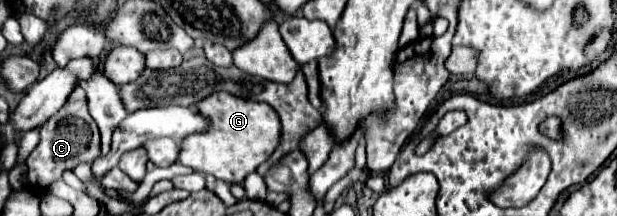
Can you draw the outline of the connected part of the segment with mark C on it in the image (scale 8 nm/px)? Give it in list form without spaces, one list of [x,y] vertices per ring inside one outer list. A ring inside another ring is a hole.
[[[77,87],[65,107],[57,111],[43,127],[41,127],[41,141],[27,157],[28,183],[31,192],[45,193],[53,181],[57,181],[65,169],[73,169],[79,161],[93,161],[101,155],[101,143],[99,143],[99,129],[93,117],[87,111],[87,97],[81,87]],[[69,121],[69,123],[65,123]],[[40,190],[40,191],[36,191]]]

